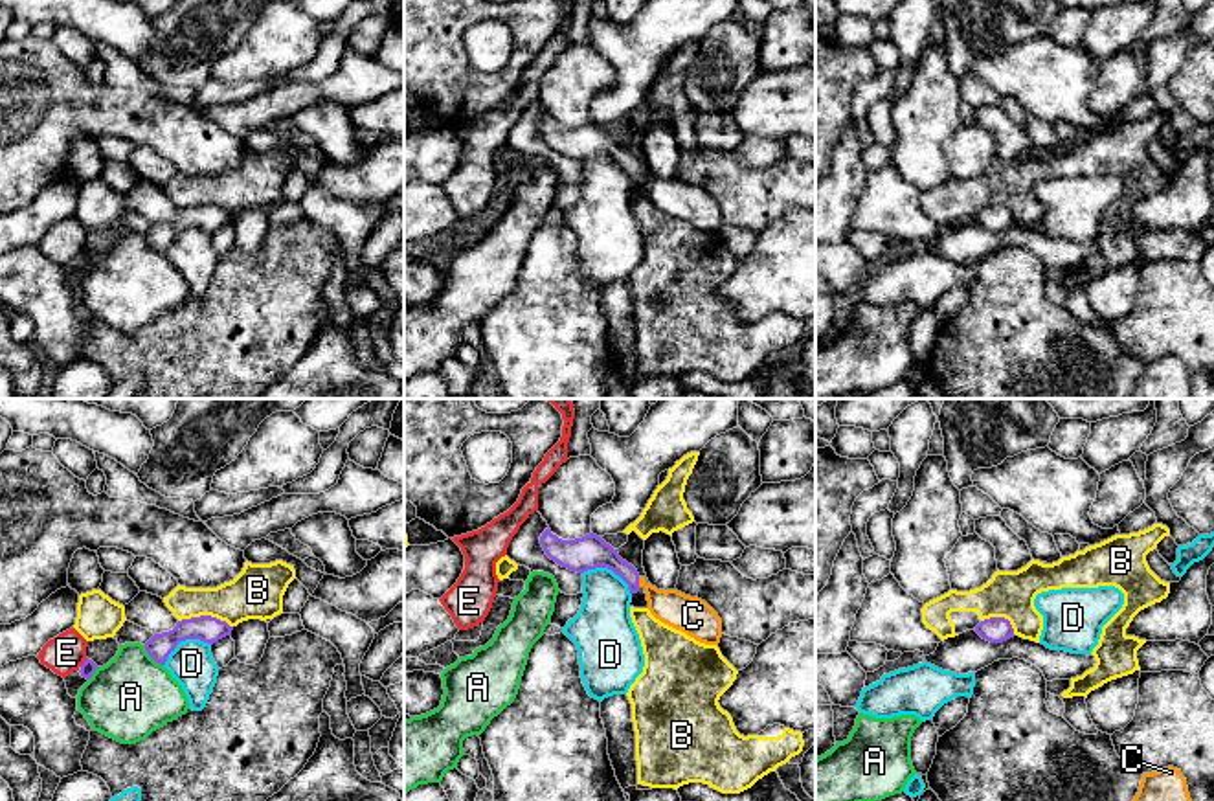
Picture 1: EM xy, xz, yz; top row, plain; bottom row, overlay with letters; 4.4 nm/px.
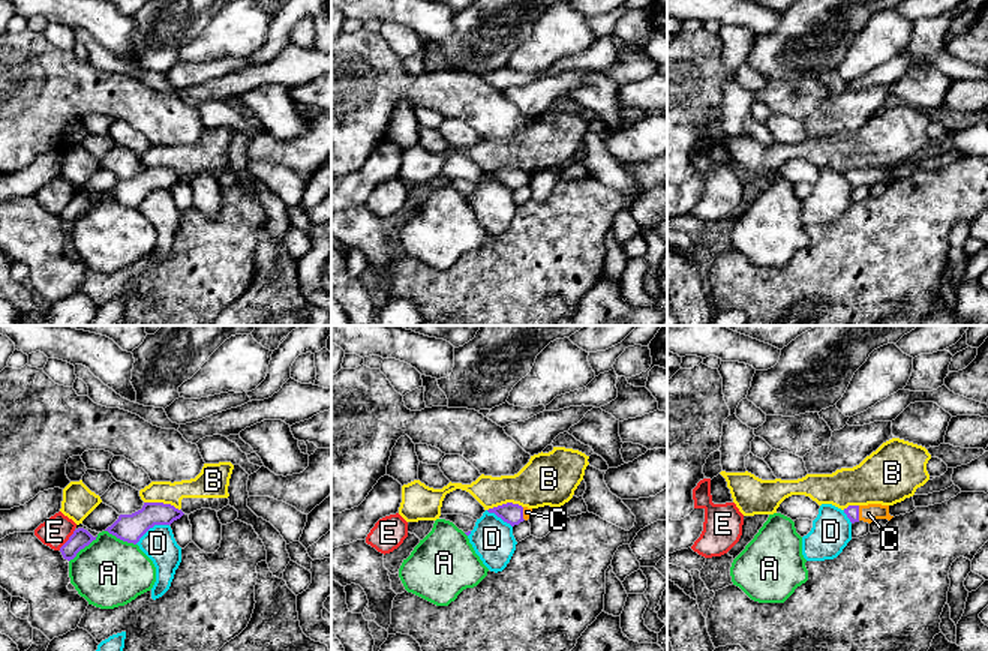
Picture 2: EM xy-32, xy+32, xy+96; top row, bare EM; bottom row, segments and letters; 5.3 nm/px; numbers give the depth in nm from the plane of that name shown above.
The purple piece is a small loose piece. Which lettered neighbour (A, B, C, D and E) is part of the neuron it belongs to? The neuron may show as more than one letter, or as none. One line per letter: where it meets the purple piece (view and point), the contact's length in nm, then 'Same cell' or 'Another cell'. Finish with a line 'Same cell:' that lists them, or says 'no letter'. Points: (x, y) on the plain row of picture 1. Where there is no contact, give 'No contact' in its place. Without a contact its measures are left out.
A: Touches purple at xy (151, 245). Shared border 130 nm. Another cell
B: Touches purple at xy (206, 204). Shared border 240 nm. Another cell
C: Touches purple at xz (638, 169). Shared border 40 nm. Same cell
D: Touches purple at xy (182, 228). Shared border 220 nm. Another cell
E: Touches purple at xy (85, 250). Shared border 50 nm. Another cell
Same cell: C

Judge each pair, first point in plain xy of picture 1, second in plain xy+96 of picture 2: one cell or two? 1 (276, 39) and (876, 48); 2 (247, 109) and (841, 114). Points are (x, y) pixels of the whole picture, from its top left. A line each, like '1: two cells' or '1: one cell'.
1: one cell
2: one cell

